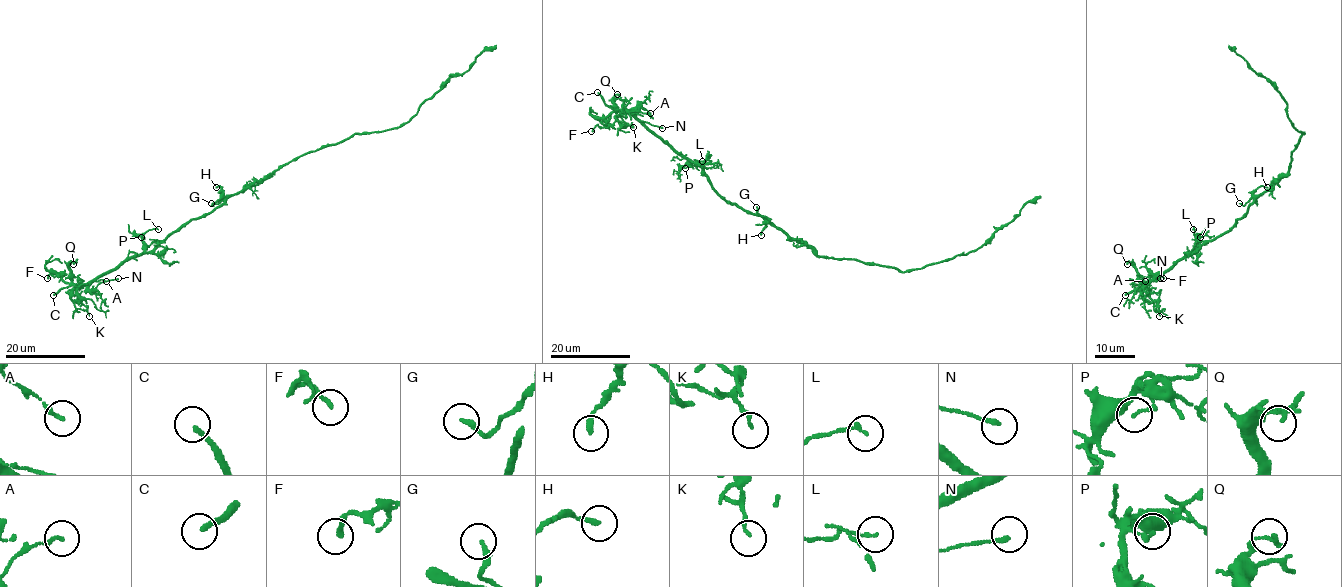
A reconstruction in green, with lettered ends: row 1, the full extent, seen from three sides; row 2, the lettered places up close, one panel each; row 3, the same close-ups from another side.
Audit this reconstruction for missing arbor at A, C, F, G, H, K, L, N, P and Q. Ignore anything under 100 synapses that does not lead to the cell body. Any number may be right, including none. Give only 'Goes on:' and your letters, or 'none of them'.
Goes on: C

